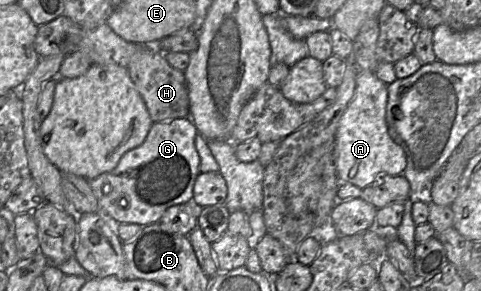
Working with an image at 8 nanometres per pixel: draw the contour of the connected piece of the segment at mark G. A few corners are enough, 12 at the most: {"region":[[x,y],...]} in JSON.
{"region":[[154,122],[112,171],[89,180],[99,212],[159,222],[193,200],[198,130]]}

